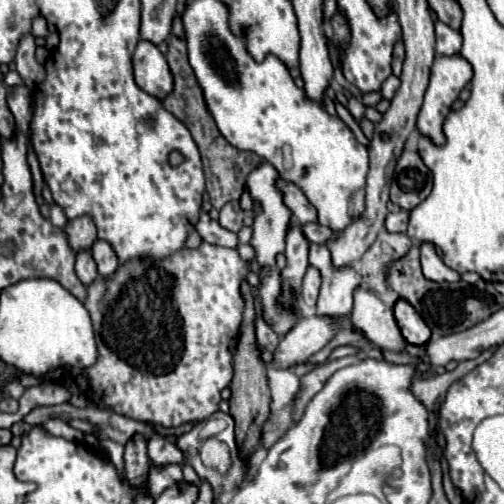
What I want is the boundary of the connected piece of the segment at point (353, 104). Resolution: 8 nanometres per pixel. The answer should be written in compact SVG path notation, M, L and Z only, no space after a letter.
M352 97L350 101L348 101L348 111L350 111L350 115L356 119L356 123L360 123L362 119L364 119L364 103L362 101L358 101L356 97Z

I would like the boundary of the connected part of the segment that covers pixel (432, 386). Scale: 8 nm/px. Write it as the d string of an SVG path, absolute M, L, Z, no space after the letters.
M490 347L490 349L484 349L476 359L470 359L470 361L460 361L458 367L454 371L444 371L440 375L432 375L428 379L416 379L412 383L412 391L416 393L416 397L426 405L426 409L434 409L438 411L440 403L444 401L444 395L448 391L448 387L458 381L460 377L464 377L468 371L476 369L480 363L488 361L488 357L492 357L492 353L496 351L498 347Z

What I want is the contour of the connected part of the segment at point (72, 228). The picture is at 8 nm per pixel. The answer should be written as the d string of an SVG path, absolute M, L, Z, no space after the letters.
M76 217L76 219L68 221L64 231L68 235L68 243L70 243L74 253L88 251L94 245L94 241L98 239L96 237L96 225L90 217Z

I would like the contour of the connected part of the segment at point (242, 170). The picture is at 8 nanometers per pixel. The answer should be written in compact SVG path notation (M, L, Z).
M170 37L168 39L168 53L166 53L170 71L174 75L174 91L162 101L162 105L176 115L192 133L198 149L200 149L200 157L204 163L204 175L206 175L206 191L210 195L210 203L214 209L222 209L228 201L236 201L242 195L242 187L248 179L248 175L258 169L262 165L262 159L256 153L248 153L248 151L240 151L232 145L228 145L228 141L224 141L222 133L216 129L216 123L212 121L212 115L208 113L206 105L204 105L204 97L200 93L200 87L196 85L192 67L188 65L188 55L186 55L186 45L182 39Z

